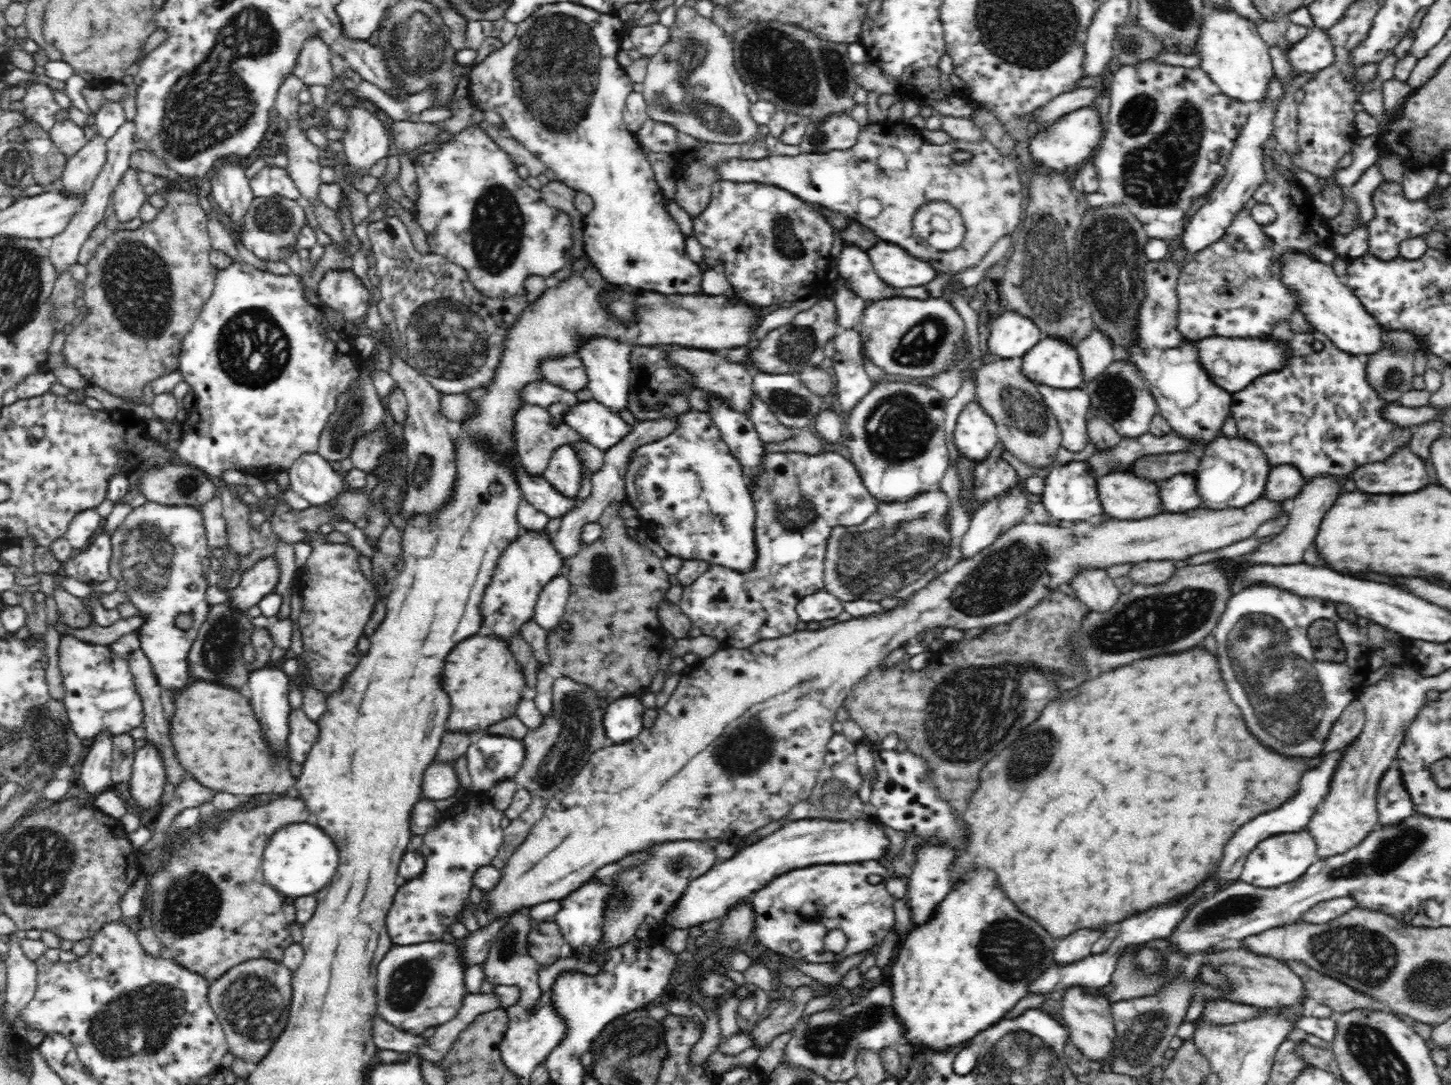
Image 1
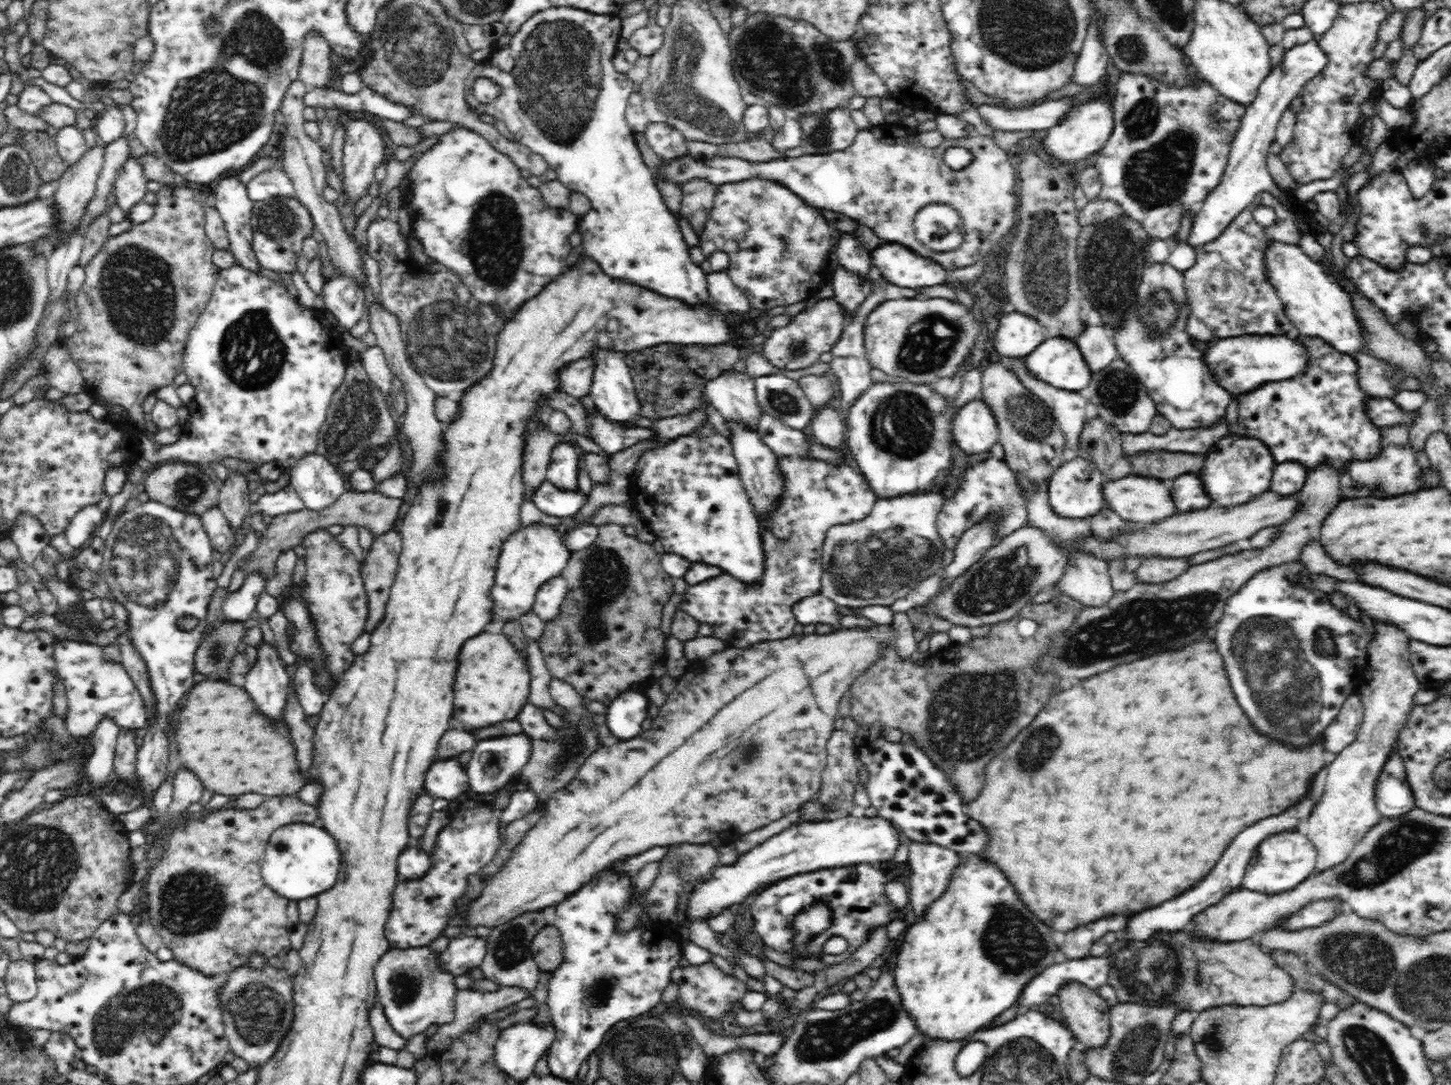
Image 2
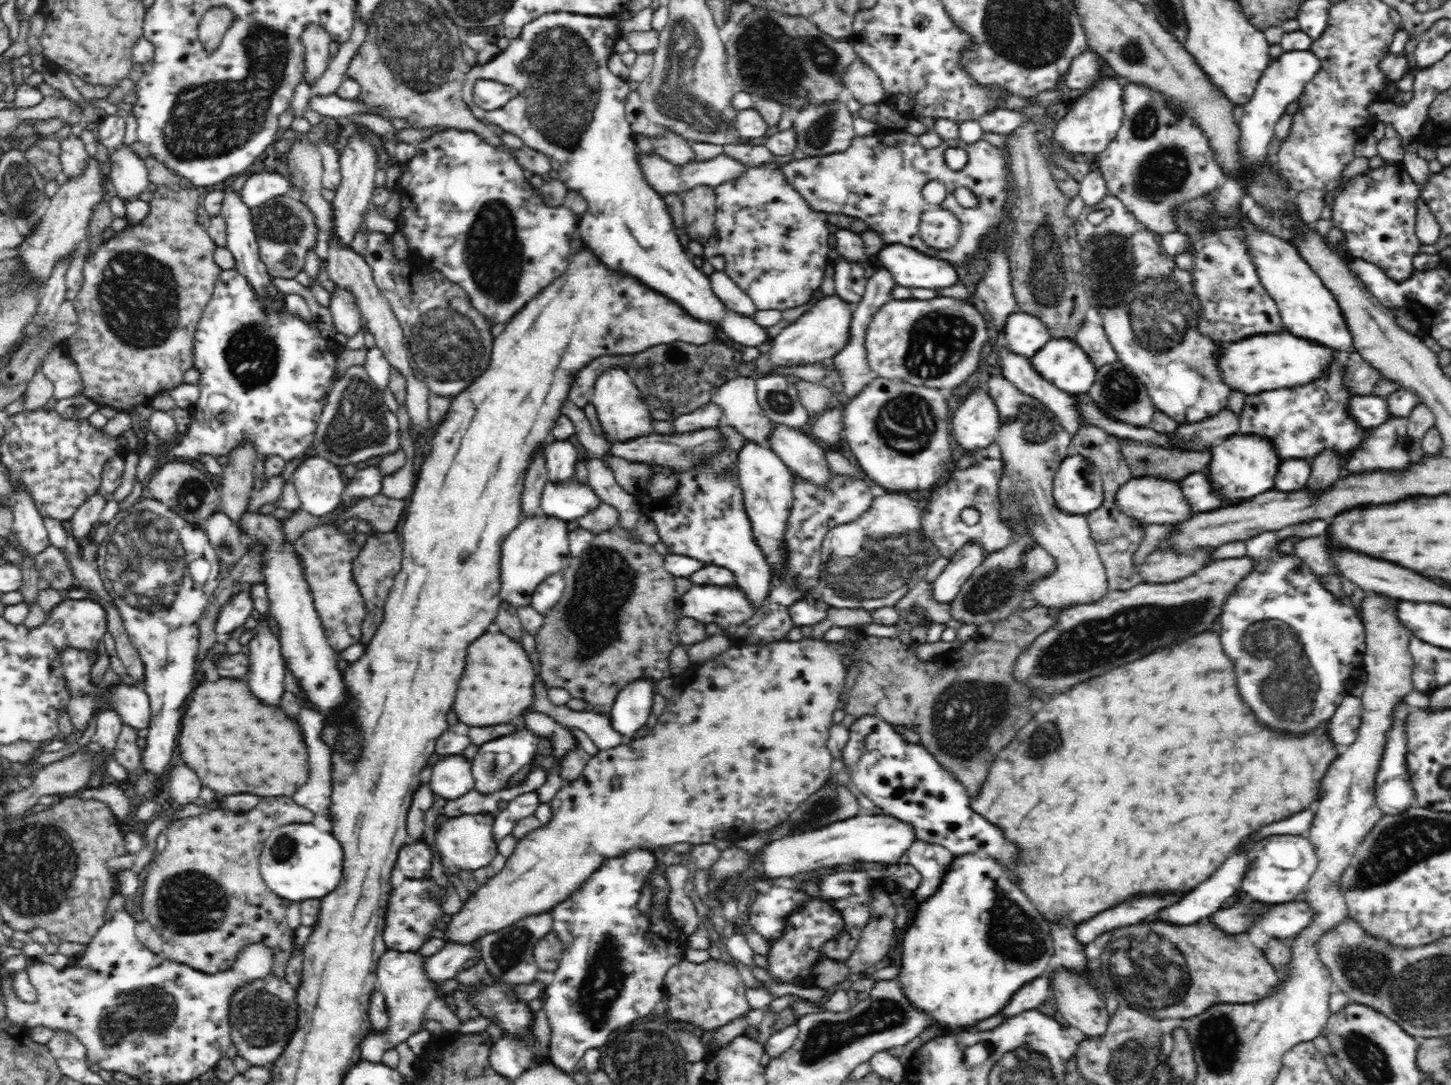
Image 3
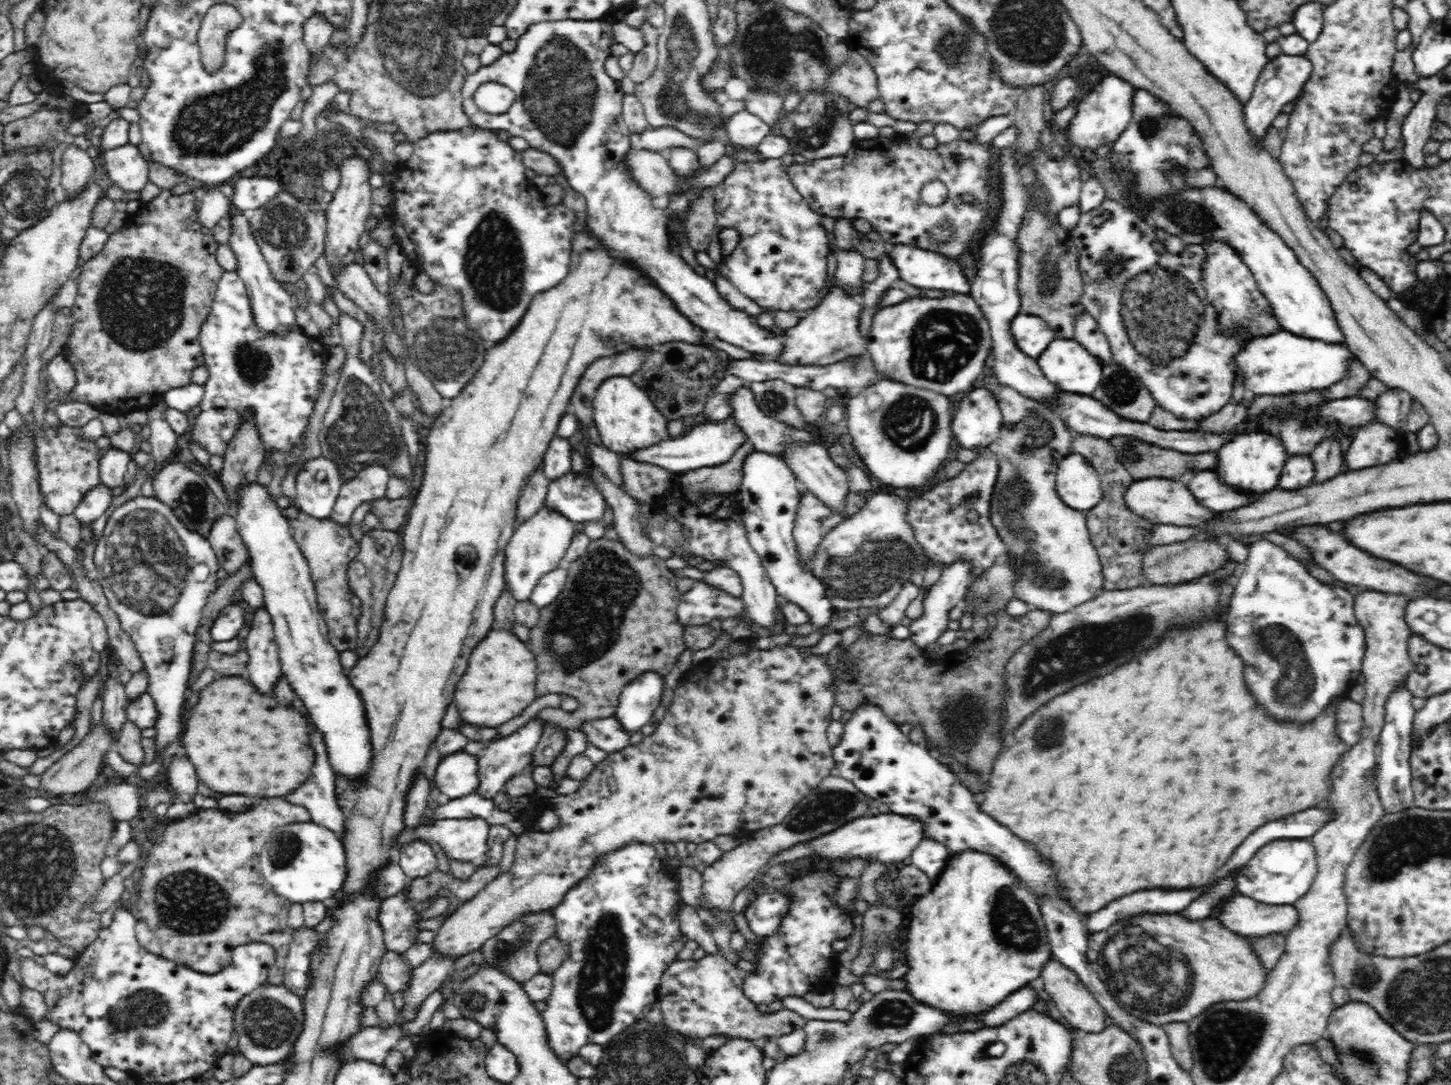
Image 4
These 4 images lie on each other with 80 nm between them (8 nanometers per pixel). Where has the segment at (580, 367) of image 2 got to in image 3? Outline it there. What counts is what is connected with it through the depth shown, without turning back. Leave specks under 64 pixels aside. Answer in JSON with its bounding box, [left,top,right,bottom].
[568,355,629,410]

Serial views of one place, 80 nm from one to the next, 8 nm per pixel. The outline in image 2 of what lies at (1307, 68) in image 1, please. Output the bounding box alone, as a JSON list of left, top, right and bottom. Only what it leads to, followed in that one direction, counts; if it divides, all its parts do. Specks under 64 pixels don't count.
[1187,38,1328,248]

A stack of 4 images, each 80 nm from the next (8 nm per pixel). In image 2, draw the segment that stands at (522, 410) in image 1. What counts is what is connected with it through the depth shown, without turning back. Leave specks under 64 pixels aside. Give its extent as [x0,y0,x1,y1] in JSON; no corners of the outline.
[522,418,608,502]

